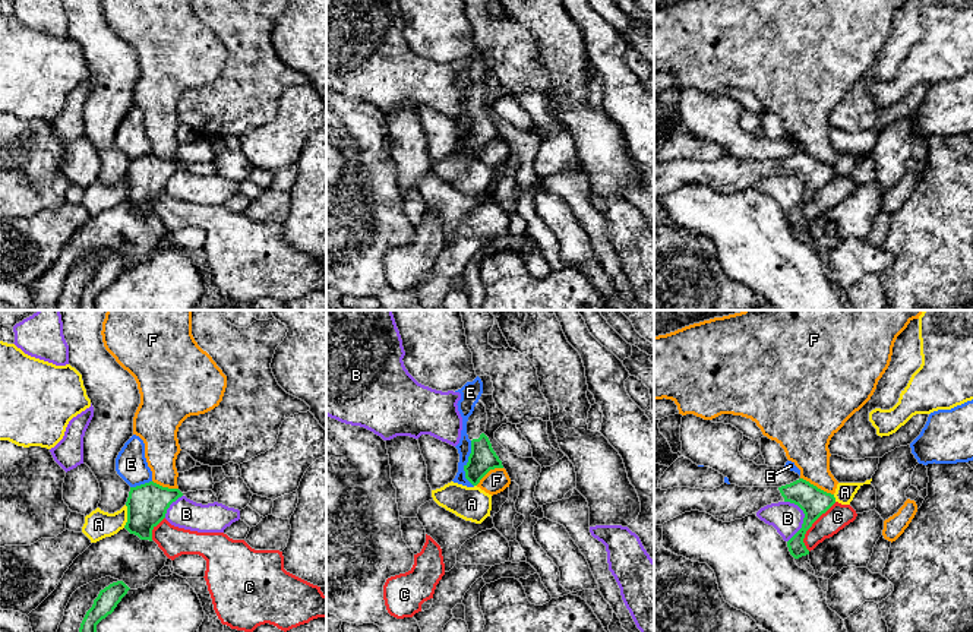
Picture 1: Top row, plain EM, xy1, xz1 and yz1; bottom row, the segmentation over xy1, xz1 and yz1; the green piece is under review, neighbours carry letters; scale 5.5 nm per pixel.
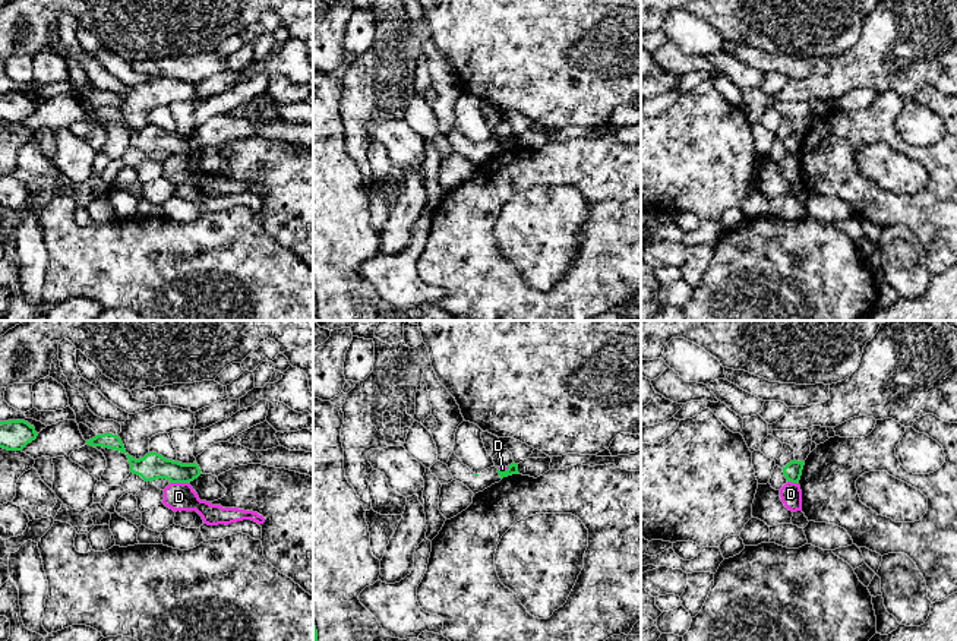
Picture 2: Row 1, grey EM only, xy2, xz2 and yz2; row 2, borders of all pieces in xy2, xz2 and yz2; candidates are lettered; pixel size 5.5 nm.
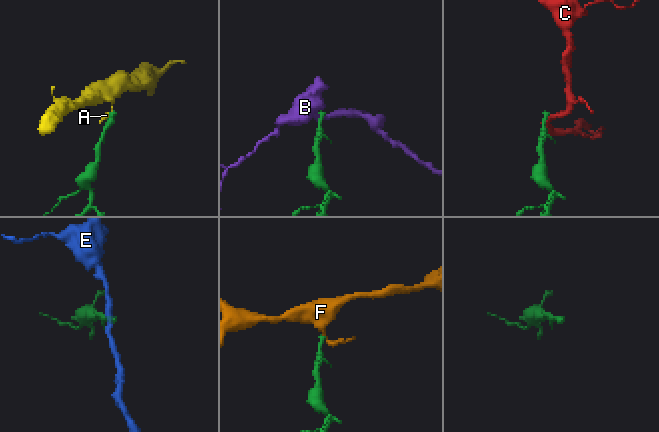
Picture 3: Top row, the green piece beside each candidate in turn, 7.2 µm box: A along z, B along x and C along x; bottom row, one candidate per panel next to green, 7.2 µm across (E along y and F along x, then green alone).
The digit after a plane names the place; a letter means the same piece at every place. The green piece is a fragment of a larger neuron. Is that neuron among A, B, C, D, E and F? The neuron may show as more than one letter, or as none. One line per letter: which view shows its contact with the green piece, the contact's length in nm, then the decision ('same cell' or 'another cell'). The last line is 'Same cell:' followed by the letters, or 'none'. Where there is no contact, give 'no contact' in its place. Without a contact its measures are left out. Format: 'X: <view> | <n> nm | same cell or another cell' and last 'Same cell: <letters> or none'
A: xy1 | 130 nm | another cell
B: yz1 | 240 nm | another cell
C: yz1 | 320 nm | another cell
D: xy2 | 110 nm | another cell
E: xz1 | 260 nm | another cell
F: yz1 | 200 nm | another cell
Same cell: none

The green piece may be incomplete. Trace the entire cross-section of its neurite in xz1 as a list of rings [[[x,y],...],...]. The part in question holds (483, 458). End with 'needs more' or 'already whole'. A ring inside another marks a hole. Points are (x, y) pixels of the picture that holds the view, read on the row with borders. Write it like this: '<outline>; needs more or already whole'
[[[478,399],[473,414],[467,421],[467,434],[471,440],[471,454],[464,465],[465,478],[477,486],[480,480],[495,468],[503,468],[502,461],[492,448],[489,437],[484,434],[487,424],[486,405]]]; needs more

